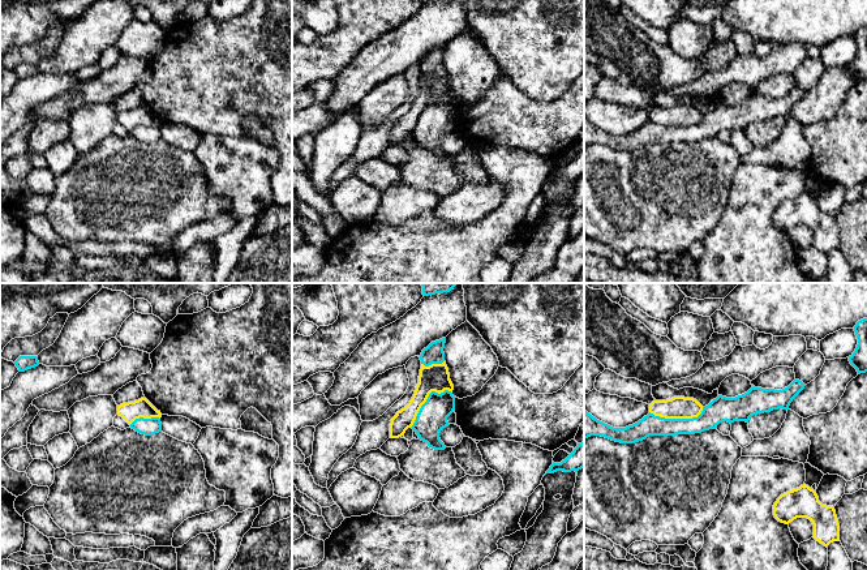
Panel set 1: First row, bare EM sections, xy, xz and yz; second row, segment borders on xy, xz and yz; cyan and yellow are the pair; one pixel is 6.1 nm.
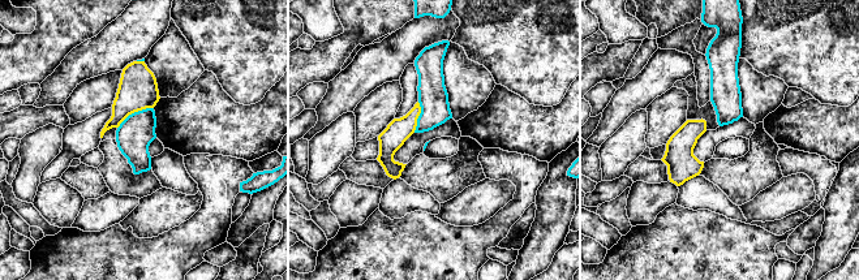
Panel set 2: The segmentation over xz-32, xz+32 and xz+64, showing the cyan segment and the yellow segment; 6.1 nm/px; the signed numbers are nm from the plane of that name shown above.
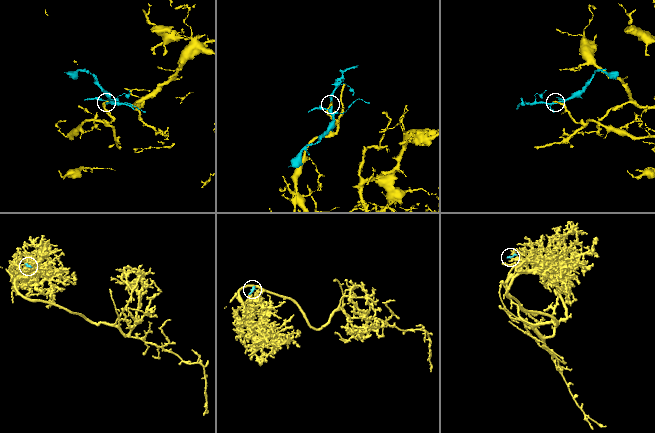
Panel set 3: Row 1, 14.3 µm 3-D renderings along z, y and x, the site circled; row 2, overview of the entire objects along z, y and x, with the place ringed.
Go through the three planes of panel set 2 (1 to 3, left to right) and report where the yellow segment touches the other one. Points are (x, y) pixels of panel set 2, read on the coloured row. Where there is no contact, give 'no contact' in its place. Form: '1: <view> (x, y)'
1: xz-32 (134, 112)
2: xz+32 (419, 117)
3: no contact

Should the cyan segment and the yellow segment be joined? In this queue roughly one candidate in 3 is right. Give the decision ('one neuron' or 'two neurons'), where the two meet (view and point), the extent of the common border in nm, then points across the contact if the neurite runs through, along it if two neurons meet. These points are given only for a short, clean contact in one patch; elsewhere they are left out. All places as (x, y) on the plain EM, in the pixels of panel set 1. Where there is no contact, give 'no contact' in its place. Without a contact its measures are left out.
two neurons; contact yz (677, 127); length 340 nm; border yz (703, 115), (696, 124), (691, 125), (660, 125), (649, 119)

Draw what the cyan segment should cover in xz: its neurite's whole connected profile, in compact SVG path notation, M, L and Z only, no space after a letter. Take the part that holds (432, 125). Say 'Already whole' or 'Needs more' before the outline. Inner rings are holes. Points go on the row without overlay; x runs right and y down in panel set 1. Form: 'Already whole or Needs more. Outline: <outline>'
Already whole. Outline: M445 98L438 102L432 99L426 110L421 113L416 128L412 133L419 147L428 151L434 158L445 158L446 154L439 146L443 136L448 134L447 125L455 117L455 104L451 99Z

